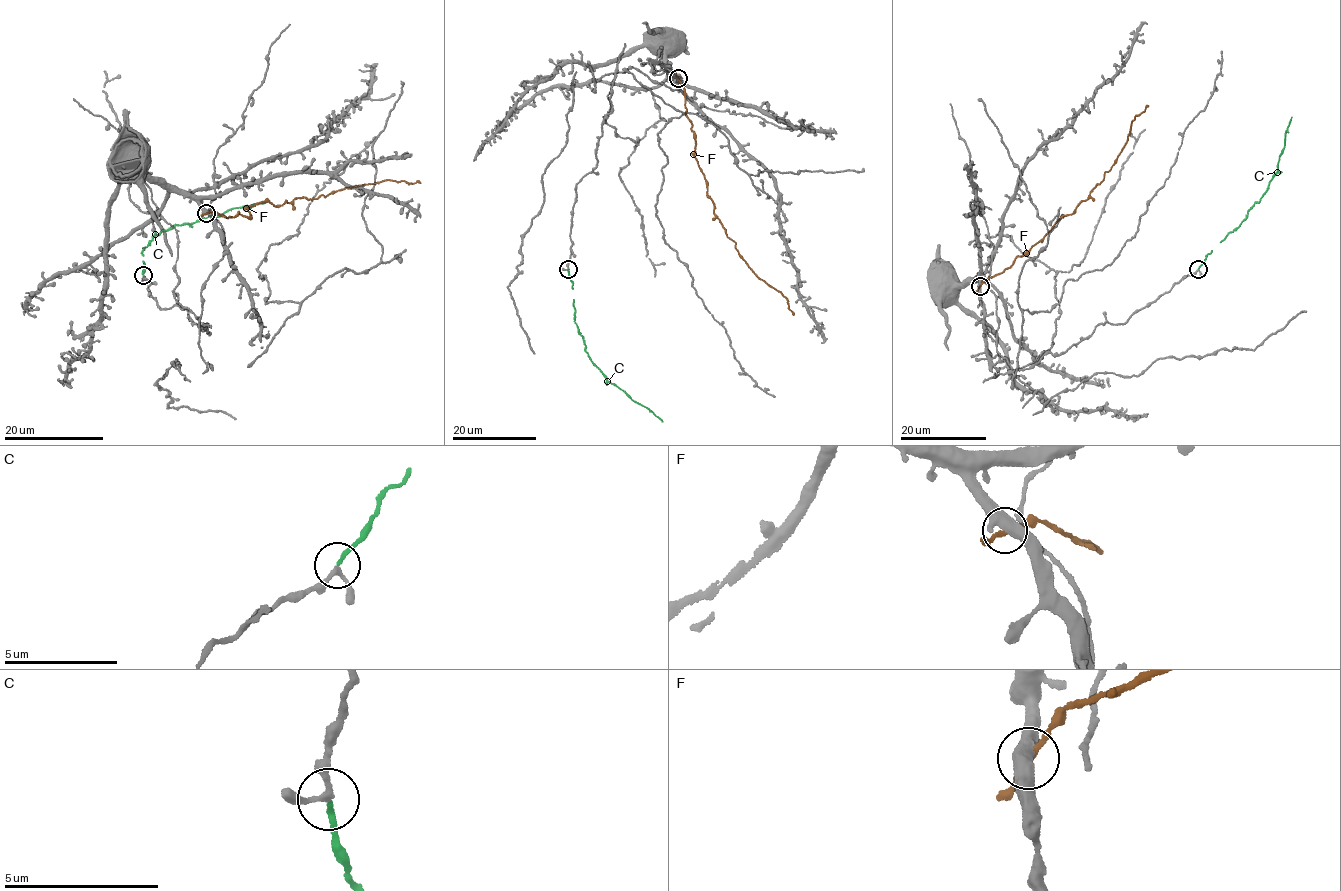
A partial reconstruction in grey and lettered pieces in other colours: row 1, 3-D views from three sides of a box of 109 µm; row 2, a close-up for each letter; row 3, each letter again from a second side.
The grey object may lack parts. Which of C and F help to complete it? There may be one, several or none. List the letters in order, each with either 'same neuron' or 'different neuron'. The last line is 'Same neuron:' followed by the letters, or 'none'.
C: same neuron
F: different neuron
Same neuron: C

